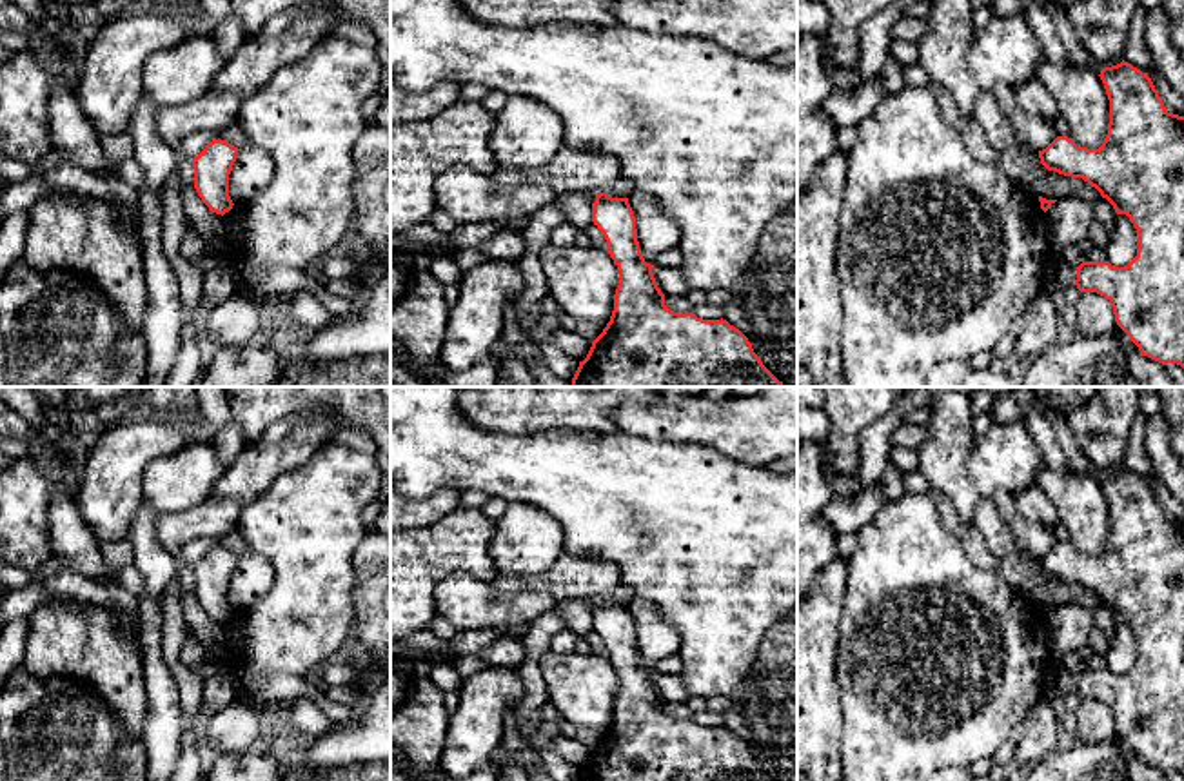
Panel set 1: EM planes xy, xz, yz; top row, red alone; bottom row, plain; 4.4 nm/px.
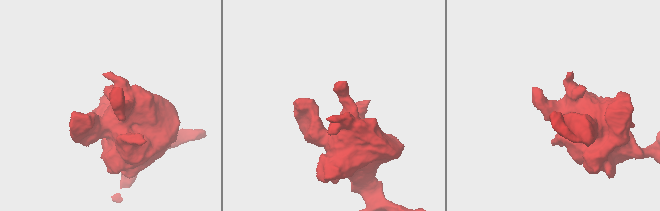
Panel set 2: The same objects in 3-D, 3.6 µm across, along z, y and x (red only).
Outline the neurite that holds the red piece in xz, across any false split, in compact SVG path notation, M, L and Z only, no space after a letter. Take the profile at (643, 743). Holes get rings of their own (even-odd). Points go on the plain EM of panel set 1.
M597 599L592 628L619 677L614 717L576 781L772 781L726 727L674 719L646 670L628 605Z

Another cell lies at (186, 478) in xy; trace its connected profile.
M214 443L185 445L145 467L142 496L158 514L183 512L209 501L223 472Z

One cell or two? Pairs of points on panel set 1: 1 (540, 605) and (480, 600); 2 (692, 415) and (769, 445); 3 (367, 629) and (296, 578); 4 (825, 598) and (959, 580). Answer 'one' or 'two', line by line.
1: one
2: one
3: two
4: two

